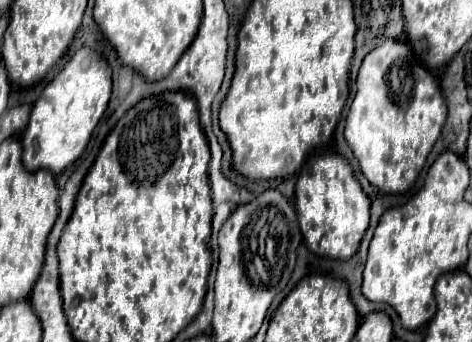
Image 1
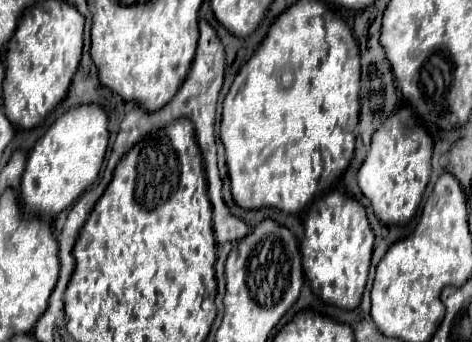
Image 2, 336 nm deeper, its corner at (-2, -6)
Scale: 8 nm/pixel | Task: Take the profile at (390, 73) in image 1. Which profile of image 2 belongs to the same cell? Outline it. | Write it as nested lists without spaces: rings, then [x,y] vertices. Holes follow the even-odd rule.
[[[411,107],[397,109],[373,135],[365,163],[359,169],[359,187],[369,199],[375,215],[383,225],[405,225],[415,215],[431,175],[433,141],[423,125],[415,119]]]

